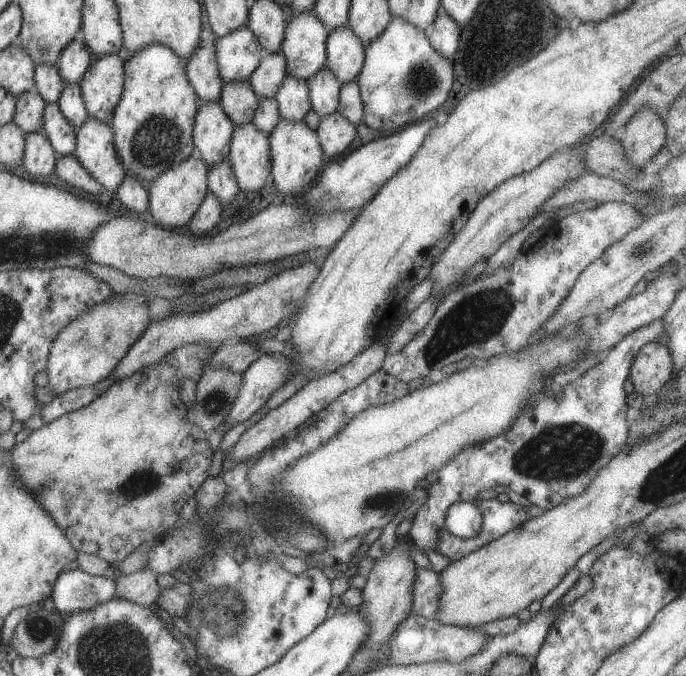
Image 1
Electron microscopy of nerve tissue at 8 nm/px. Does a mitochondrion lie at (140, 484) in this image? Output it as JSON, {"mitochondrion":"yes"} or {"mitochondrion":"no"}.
{"mitochondrion":"yes"}

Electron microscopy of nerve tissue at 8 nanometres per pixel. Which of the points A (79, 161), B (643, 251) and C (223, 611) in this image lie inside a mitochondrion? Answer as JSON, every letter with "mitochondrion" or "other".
{"A":"other","B":"mitochondrion","C":"mitochondrion"}

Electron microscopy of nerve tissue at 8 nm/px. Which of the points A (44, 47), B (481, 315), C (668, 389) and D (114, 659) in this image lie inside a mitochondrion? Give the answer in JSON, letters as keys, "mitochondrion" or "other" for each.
{"A":"mitochondrion","B":"mitochondrion","C":"other","D":"mitochondrion"}

